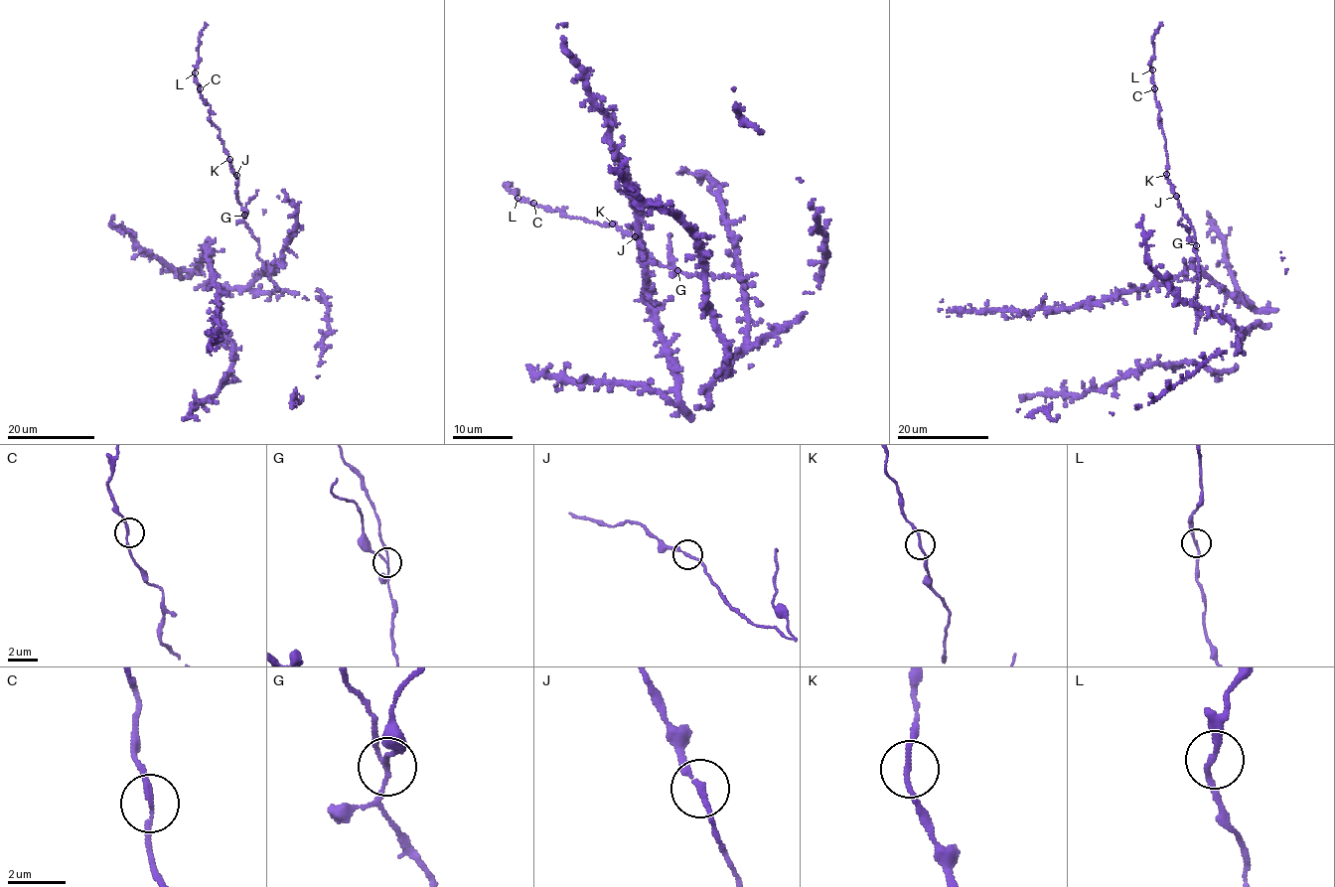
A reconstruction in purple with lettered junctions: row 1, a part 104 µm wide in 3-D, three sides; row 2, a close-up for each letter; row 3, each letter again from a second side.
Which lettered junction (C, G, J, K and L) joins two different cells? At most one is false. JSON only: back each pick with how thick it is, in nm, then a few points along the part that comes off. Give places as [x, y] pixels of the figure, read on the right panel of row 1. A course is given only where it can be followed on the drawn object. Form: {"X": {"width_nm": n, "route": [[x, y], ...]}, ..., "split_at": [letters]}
{"G": {"width_nm": 120, "route": [[1197, 245], [1190, 240], [1186, 226], [1179, 223], [1181, 220]]}, "split_at": ["G"]}

